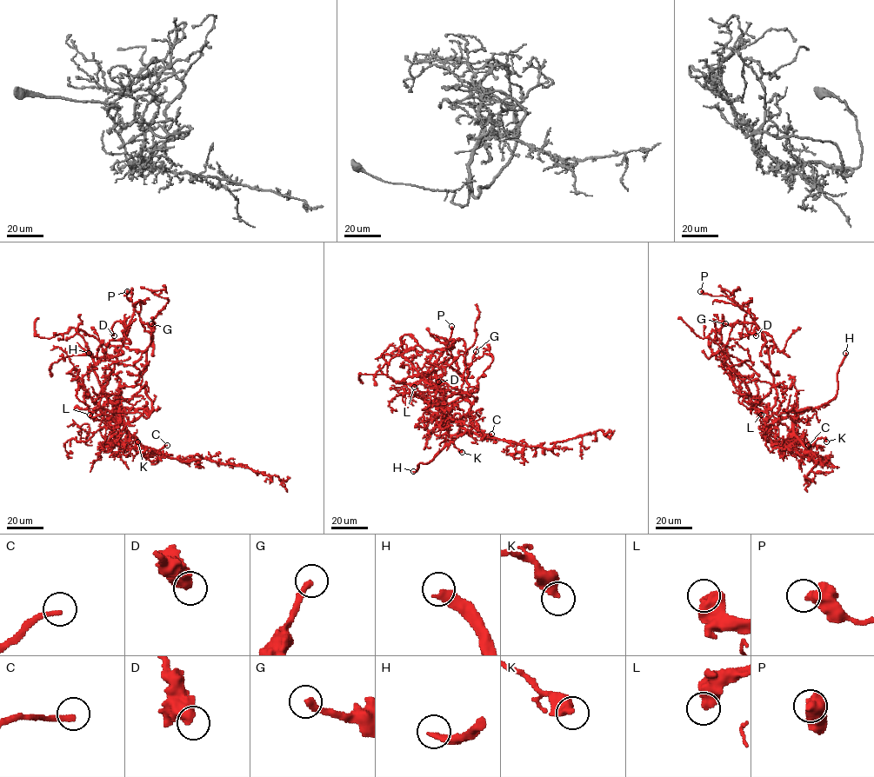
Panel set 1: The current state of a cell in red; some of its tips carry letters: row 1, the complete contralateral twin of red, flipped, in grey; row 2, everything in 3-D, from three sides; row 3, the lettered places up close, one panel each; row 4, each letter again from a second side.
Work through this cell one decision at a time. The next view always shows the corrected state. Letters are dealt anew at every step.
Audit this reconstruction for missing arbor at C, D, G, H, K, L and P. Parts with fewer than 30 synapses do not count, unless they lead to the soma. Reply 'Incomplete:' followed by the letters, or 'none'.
Incomplete: C, G, H

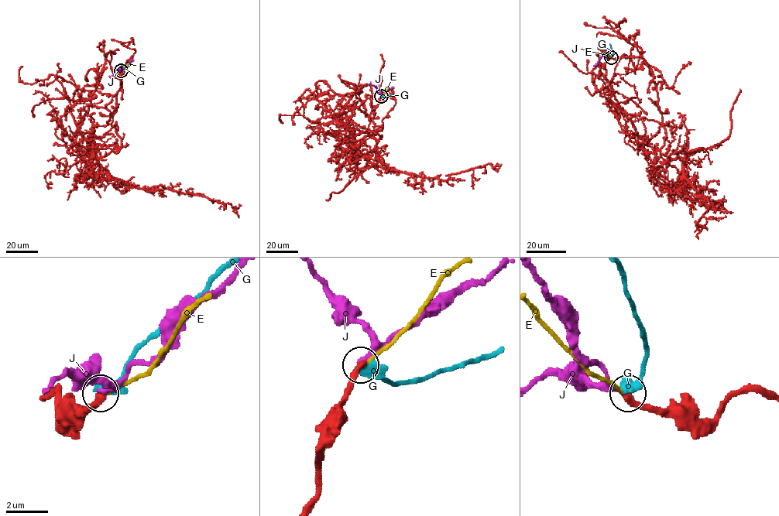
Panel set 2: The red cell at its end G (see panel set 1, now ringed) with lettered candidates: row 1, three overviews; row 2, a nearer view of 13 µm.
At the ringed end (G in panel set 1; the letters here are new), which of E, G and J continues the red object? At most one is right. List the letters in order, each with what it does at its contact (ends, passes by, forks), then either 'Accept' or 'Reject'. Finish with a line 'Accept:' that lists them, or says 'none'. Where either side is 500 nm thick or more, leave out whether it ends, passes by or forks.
E: It ends there. Reject
G: Reject
J: It ends there. Accept
Accept: J

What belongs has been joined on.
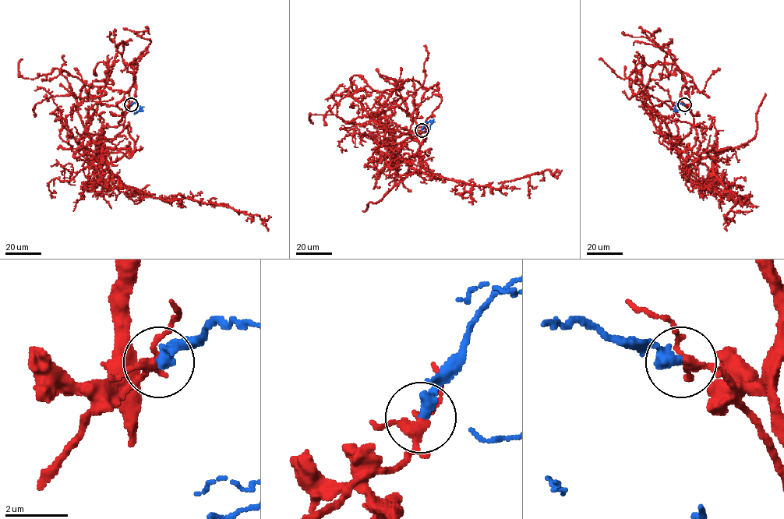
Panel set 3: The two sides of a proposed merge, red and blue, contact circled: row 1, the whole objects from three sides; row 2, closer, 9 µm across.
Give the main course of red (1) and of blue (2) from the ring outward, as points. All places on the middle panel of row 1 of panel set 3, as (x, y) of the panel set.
1: (422, 129), (414, 140), (425, 138), (418, 152), (398, 159), (417, 171), (499, 188), (527, 175), (559, 172)
2: (422, 129), (425, 124), (433, 121), (429, 128), (424, 131)

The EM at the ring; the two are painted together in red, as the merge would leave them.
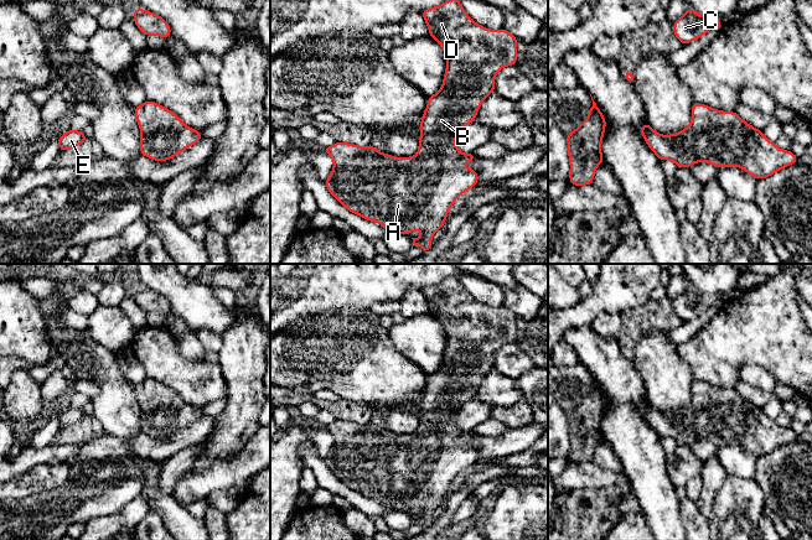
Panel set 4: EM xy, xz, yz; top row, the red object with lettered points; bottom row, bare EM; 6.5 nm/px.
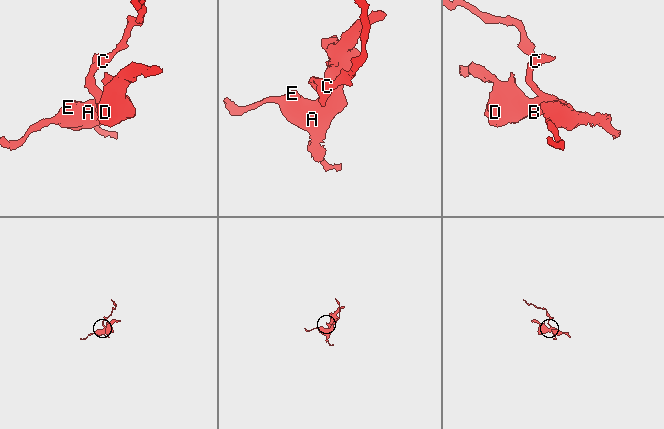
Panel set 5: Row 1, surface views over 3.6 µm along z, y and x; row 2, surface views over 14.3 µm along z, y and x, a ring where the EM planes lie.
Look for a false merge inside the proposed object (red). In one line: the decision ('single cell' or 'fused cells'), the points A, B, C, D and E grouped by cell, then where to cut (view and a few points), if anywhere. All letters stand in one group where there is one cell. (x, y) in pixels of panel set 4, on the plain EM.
single cell; groups A B C D E; cut none

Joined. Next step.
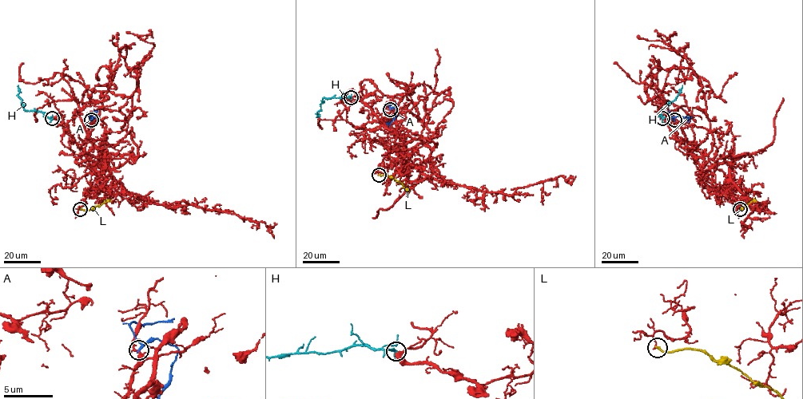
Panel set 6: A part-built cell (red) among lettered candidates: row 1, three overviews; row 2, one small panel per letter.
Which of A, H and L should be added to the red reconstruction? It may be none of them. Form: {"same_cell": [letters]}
{"same_cell": ["H"]}

